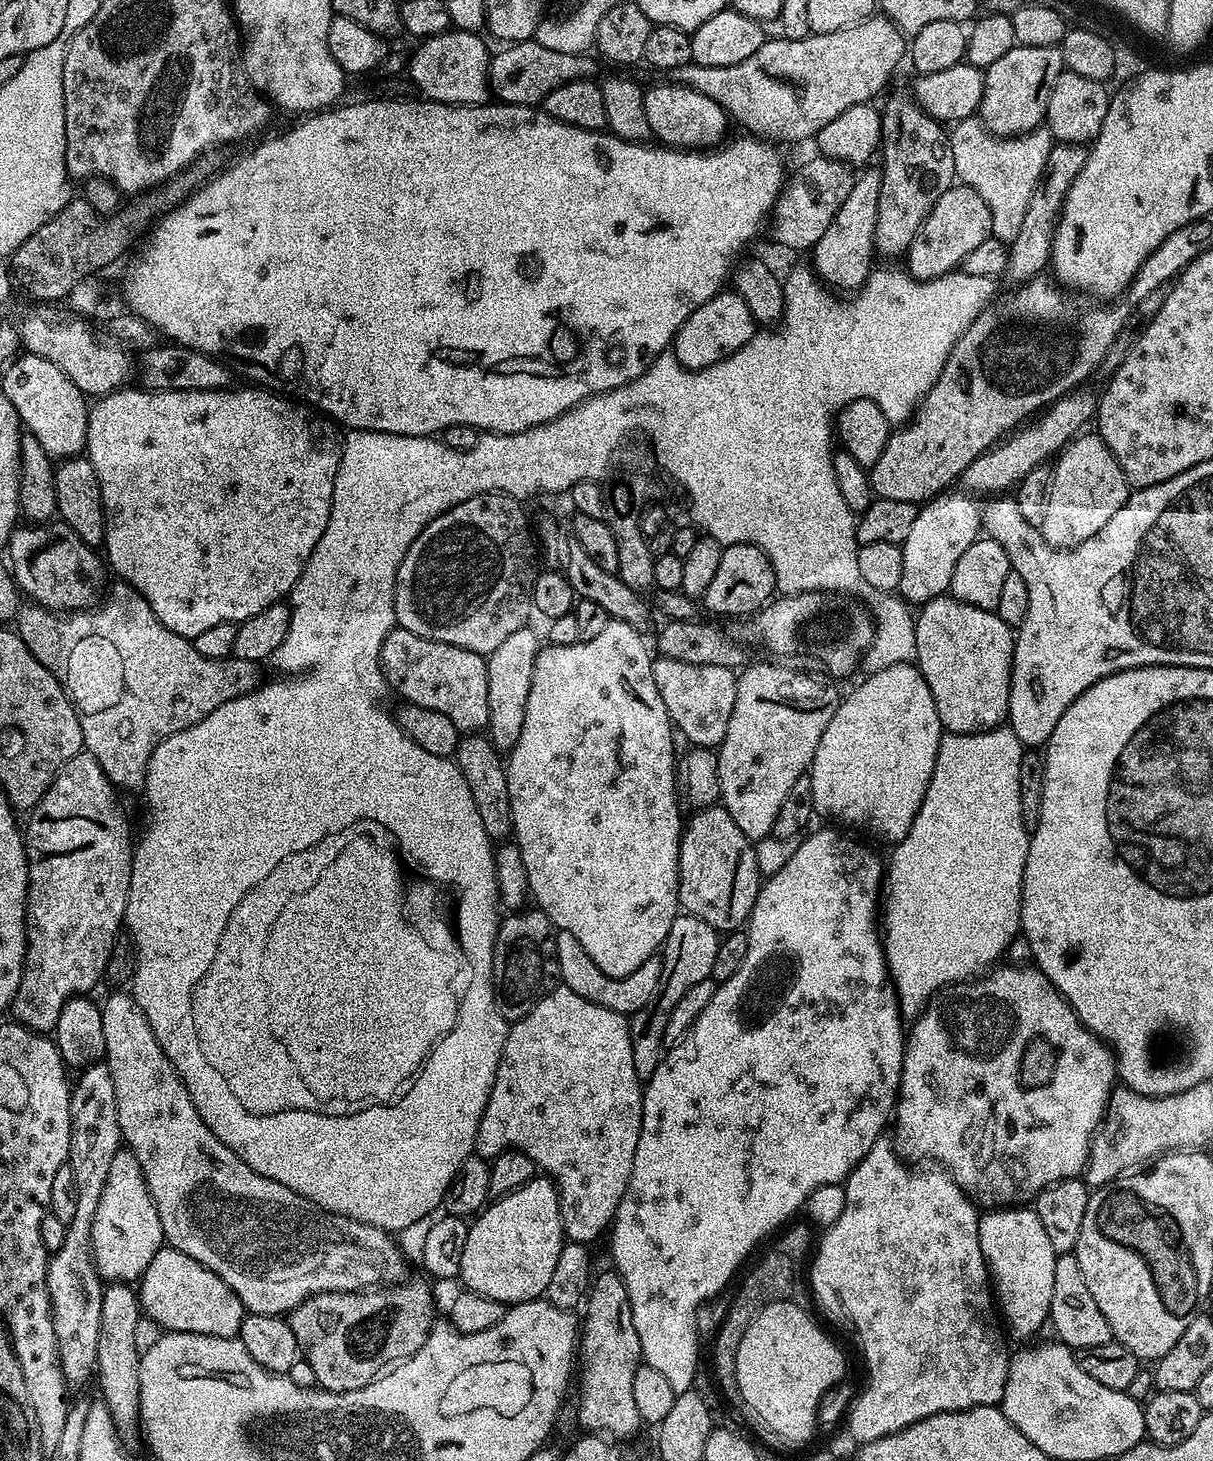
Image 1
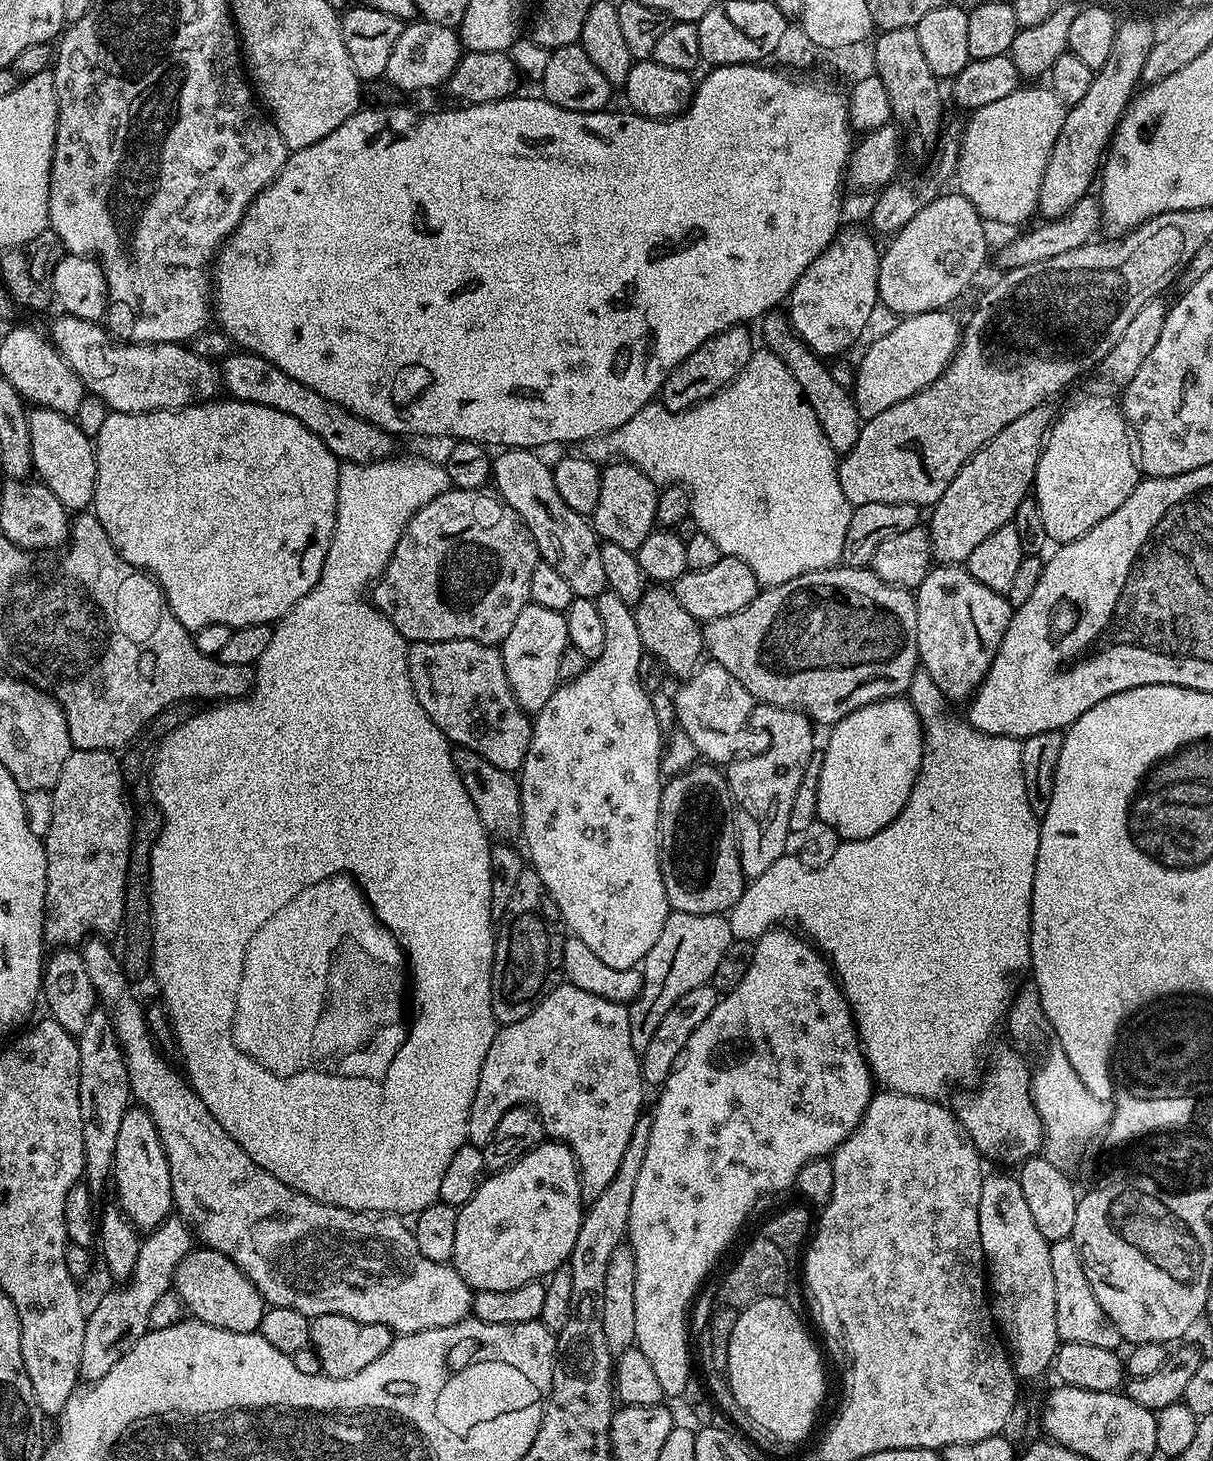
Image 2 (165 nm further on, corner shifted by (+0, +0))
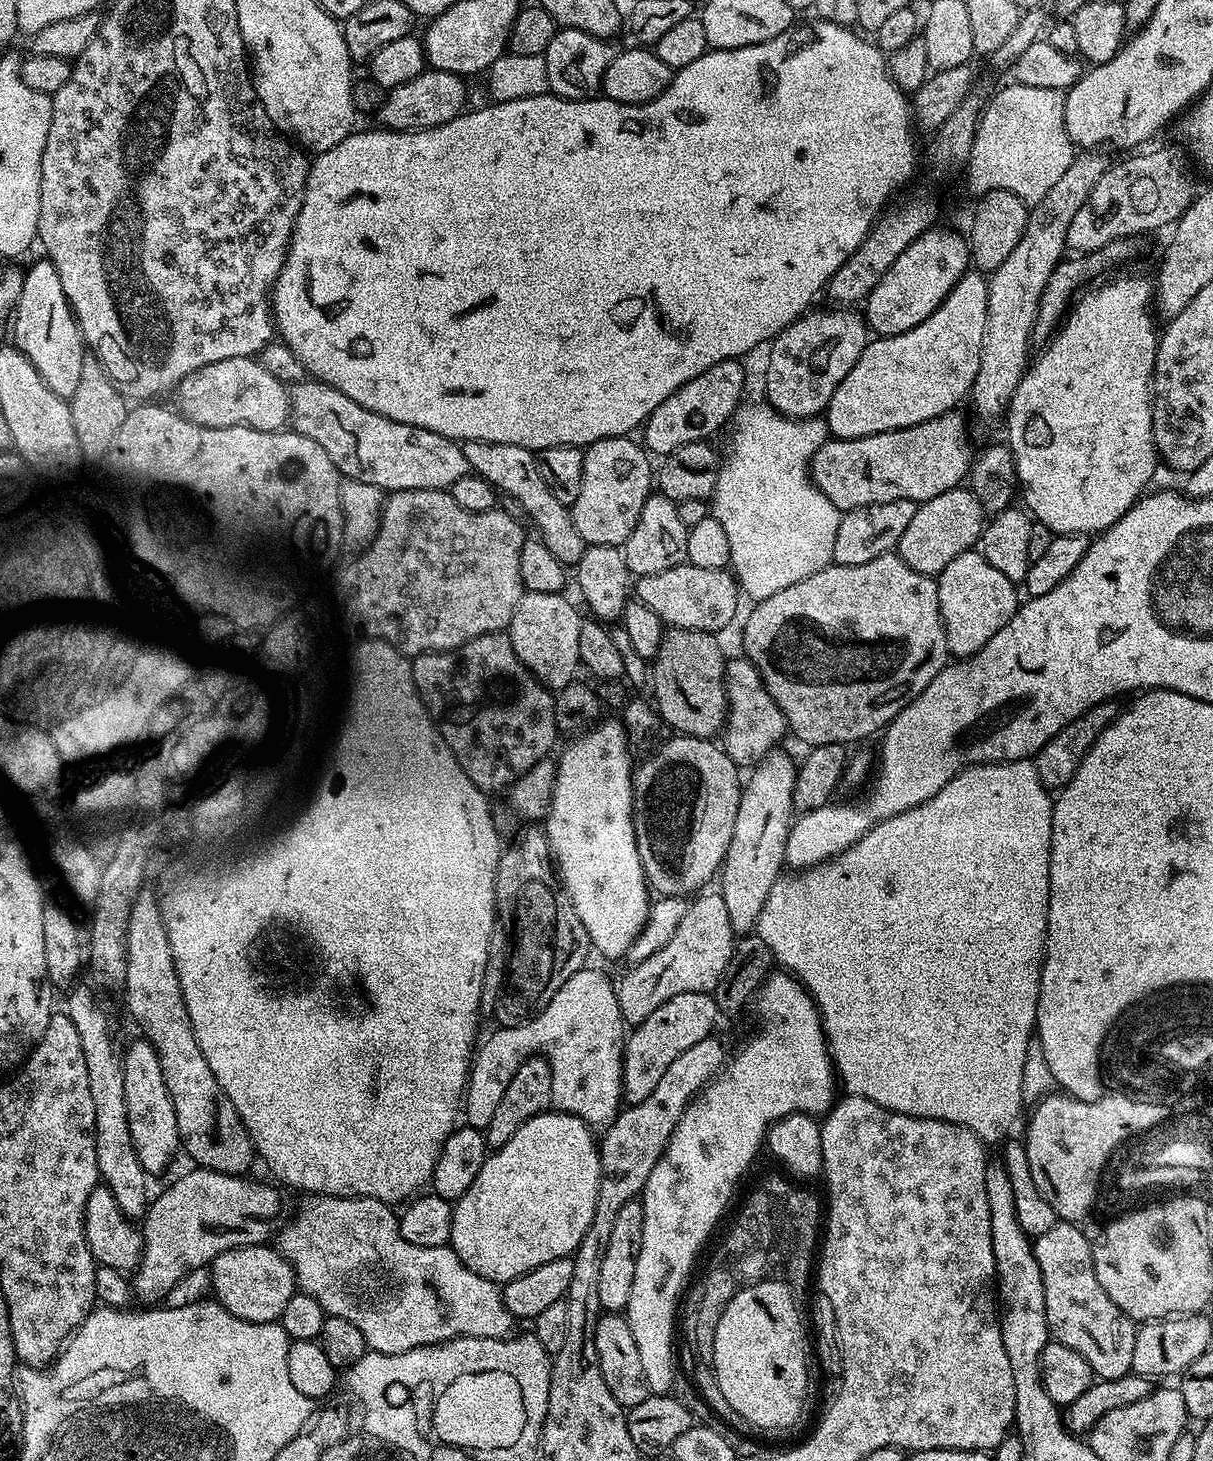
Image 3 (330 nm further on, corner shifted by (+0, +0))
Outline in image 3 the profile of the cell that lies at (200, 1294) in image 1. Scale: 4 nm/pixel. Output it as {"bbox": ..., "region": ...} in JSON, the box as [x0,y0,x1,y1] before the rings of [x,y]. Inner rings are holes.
{"bbox":[211,1243,298,1324],"region":[[[267,1243],[247,1244],[241,1248],[226,1250],[222,1254],[218,1254],[218,1258],[214,1258],[211,1262],[211,1295],[216,1303],[226,1310],[230,1310],[230,1314],[234,1314],[234,1318],[242,1318],[246,1322],[254,1322],[255,1324],[271,1324],[279,1321],[282,1310],[286,1310],[286,1302],[290,1302],[290,1298],[298,1291],[292,1264],[275,1247],[268,1247]]]}

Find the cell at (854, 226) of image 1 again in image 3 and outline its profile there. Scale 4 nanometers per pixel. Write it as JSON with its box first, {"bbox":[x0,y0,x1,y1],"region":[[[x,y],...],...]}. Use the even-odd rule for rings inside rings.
{"bbox":[764,306,870,420],"region":[[[848,306],[827,307],[821,312],[809,310],[799,316],[794,323],[783,328],[767,349],[768,369],[764,372],[767,403],[783,416],[791,416],[793,420],[816,418],[827,409],[830,398],[834,398],[834,390],[838,390],[838,386],[842,386],[842,378],[846,378],[846,374],[854,370],[854,362],[858,362],[870,339],[870,329],[859,311]]]}

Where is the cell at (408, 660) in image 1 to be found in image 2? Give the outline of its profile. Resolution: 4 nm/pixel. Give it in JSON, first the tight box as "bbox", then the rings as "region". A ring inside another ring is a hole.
{"bbox":[408,640,532,773],"region":[[[418,640],[408,645],[408,669],[412,689],[418,702],[422,702],[422,710],[430,714],[434,726],[442,730],[448,741],[477,751],[498,770],[519,773],[526,750],[530,750],[532,720],[529,713],[520,709],[510,690],[499,647],[473,640]]]}

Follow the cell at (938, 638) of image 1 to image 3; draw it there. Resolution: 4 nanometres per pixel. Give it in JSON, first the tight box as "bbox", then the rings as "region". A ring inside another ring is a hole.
{"bbox":[936,550,1018,658],"region":[[[979,550],[958,554],[958,558],[940,572],[936,585],[948,651],[956,658],[967,658],[982,650],[982,646],[986,646],[986,642],[1014,618],[1018,607],[1017,585],[1012,584],[1006,574],[994,570]]]}

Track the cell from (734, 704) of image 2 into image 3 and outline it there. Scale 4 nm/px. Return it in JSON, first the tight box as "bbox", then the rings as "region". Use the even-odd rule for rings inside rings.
{"bbox":[722,658,788,766],"region":[[[746,658],[739,659],[729,659],[726,664],[728,715],[722,744],[728,757],[737,766],[755,766],[779,745],[776,743],[786,736],[788,724],[784,720],[782,710],[778,710],[774,698],[770,698],[758,670]]]}

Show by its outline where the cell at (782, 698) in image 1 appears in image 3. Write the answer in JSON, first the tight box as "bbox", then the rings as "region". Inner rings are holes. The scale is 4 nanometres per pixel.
{"bbox":[718,751,798,934],"region":[[[780,751],[769,752],[751,769],[752,777],[749,780],[747,777],[740,794],[734,838],[730,838],[730,850],[726,850],[724,866],[718,873],[718,894],[726,902],[726,910],[730,910],[730,926],[736,934],[755,933],[758,914],[766,906],[770,886],[780,879],[785,867],[788,831],[794,823],[792,795],[798,764]]]}

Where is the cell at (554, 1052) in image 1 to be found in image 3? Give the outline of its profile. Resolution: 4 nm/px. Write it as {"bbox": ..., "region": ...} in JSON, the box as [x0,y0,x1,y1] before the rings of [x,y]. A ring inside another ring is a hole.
{"bbox":[462,966,626,1130],"region":[[[585,966],[576,973],[554,994],[554,998],[536,1016],[524,1024],[497,1027],[496,1033],[488,1041],[479,1045],[475,1053],[472,1070],[468,1074],[468,1087],[462,1101],[462,1116],[467,1127],[487,1129],[490,1118],[494,1118],[494,1110],[498,1110],[498,1102],[502,1102],[502,1094],[506,1094],[506,1086],[510,1086],[510,1078],[518,1074],[518,1068],[532,1056],[543,1056],[552,1070],[552,1102],[555,1111],[569,1112],[572,1116],[582,1118],[593,1130],[605,1130],[611,1127],[616,1116],[622,1111],[624,1100],[624,1042],[626,1025],[622,1018],[622,1010],[616,997],[617,985],[604,972]]]}

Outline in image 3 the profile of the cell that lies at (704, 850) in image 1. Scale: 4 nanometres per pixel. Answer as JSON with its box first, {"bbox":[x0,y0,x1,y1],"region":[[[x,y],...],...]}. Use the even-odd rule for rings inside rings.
{"bbox":[632,734,742,898],"region":[[[683,734],[671,738],[673,740],[665,739],[647,757],[649,760],[635,769],[632,778],[632,821],[649,889],[660,896],[688,898],[699,893],[703,884],[711,880],[713,883],[724,866],[726,850],[730,850],[730,838],[734,838],[742,776],[740,780],[741,769],[719,743],[702,736]]]}

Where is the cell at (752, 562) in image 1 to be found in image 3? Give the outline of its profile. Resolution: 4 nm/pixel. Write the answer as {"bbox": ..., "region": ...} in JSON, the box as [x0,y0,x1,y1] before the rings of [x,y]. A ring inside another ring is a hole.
{"bbox":[634,562,742,634],"region":[[[687,562],[662,570],[662,574],[639,577],[634,584],[634,596],[650,606],[650,610],[654,610],[668,628],[689,628],[713,634],[720,634],[735,618],[742,601],[740,586],[731,571],[722,568],[702,570],[702,566]]]}

